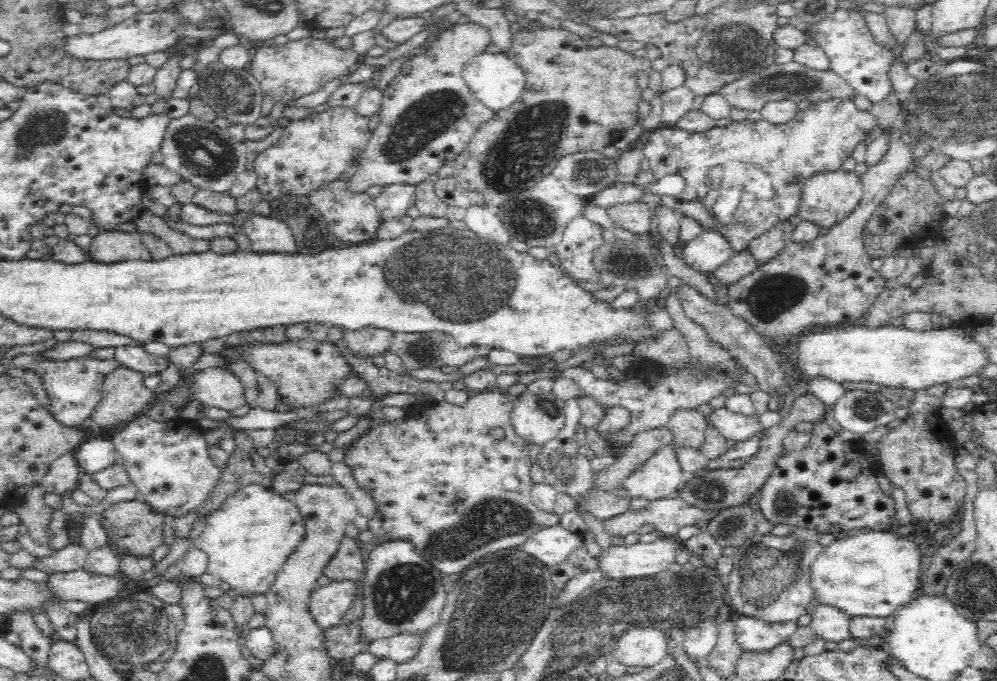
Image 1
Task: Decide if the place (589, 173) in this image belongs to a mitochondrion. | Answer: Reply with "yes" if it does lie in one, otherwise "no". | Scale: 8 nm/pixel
yes

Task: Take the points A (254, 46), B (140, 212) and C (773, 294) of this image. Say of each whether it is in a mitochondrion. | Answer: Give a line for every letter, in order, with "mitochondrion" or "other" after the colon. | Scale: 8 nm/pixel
A: other
B: other
C: mitochondrion

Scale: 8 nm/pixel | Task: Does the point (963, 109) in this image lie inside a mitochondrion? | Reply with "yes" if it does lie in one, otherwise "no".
yes

